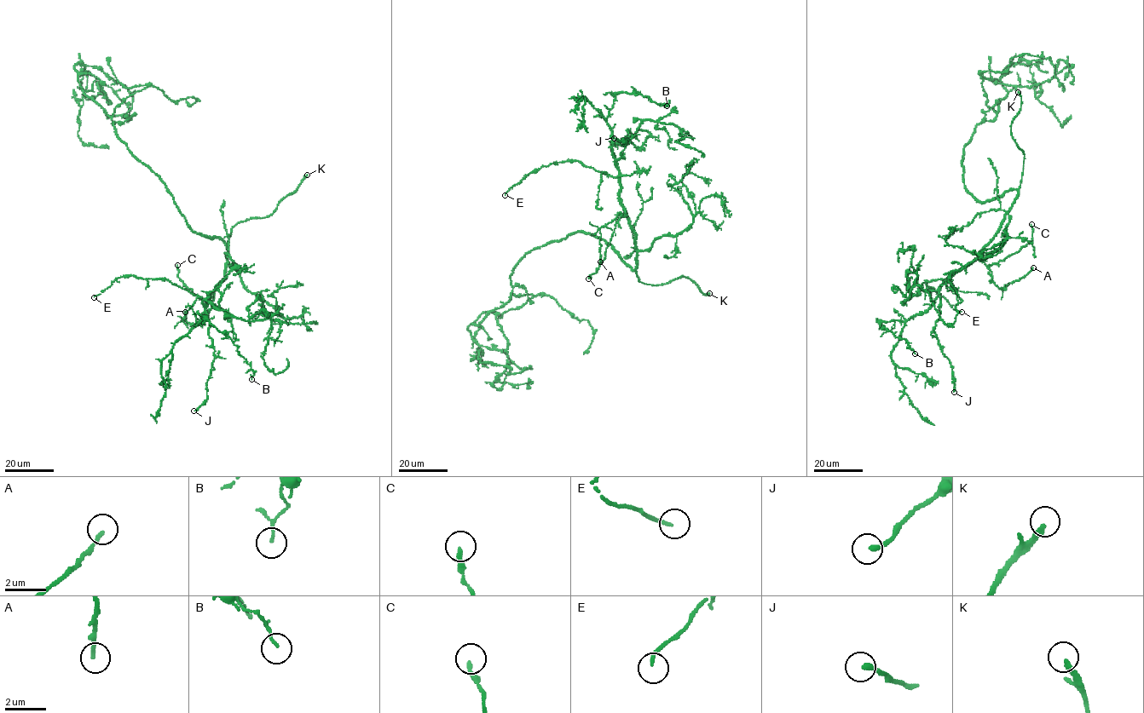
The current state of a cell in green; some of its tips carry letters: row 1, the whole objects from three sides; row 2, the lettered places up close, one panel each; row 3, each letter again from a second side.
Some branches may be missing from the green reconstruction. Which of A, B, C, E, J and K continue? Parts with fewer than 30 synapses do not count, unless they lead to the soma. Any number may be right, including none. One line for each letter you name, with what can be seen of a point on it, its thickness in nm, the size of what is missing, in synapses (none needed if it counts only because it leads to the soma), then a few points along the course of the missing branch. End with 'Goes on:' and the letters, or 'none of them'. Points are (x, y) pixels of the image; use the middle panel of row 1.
K: Place: (709, 293). Thickness 240 nm. Course of what is missing: (709, 293), (719, 290), (730, 273)
Goes on: K

